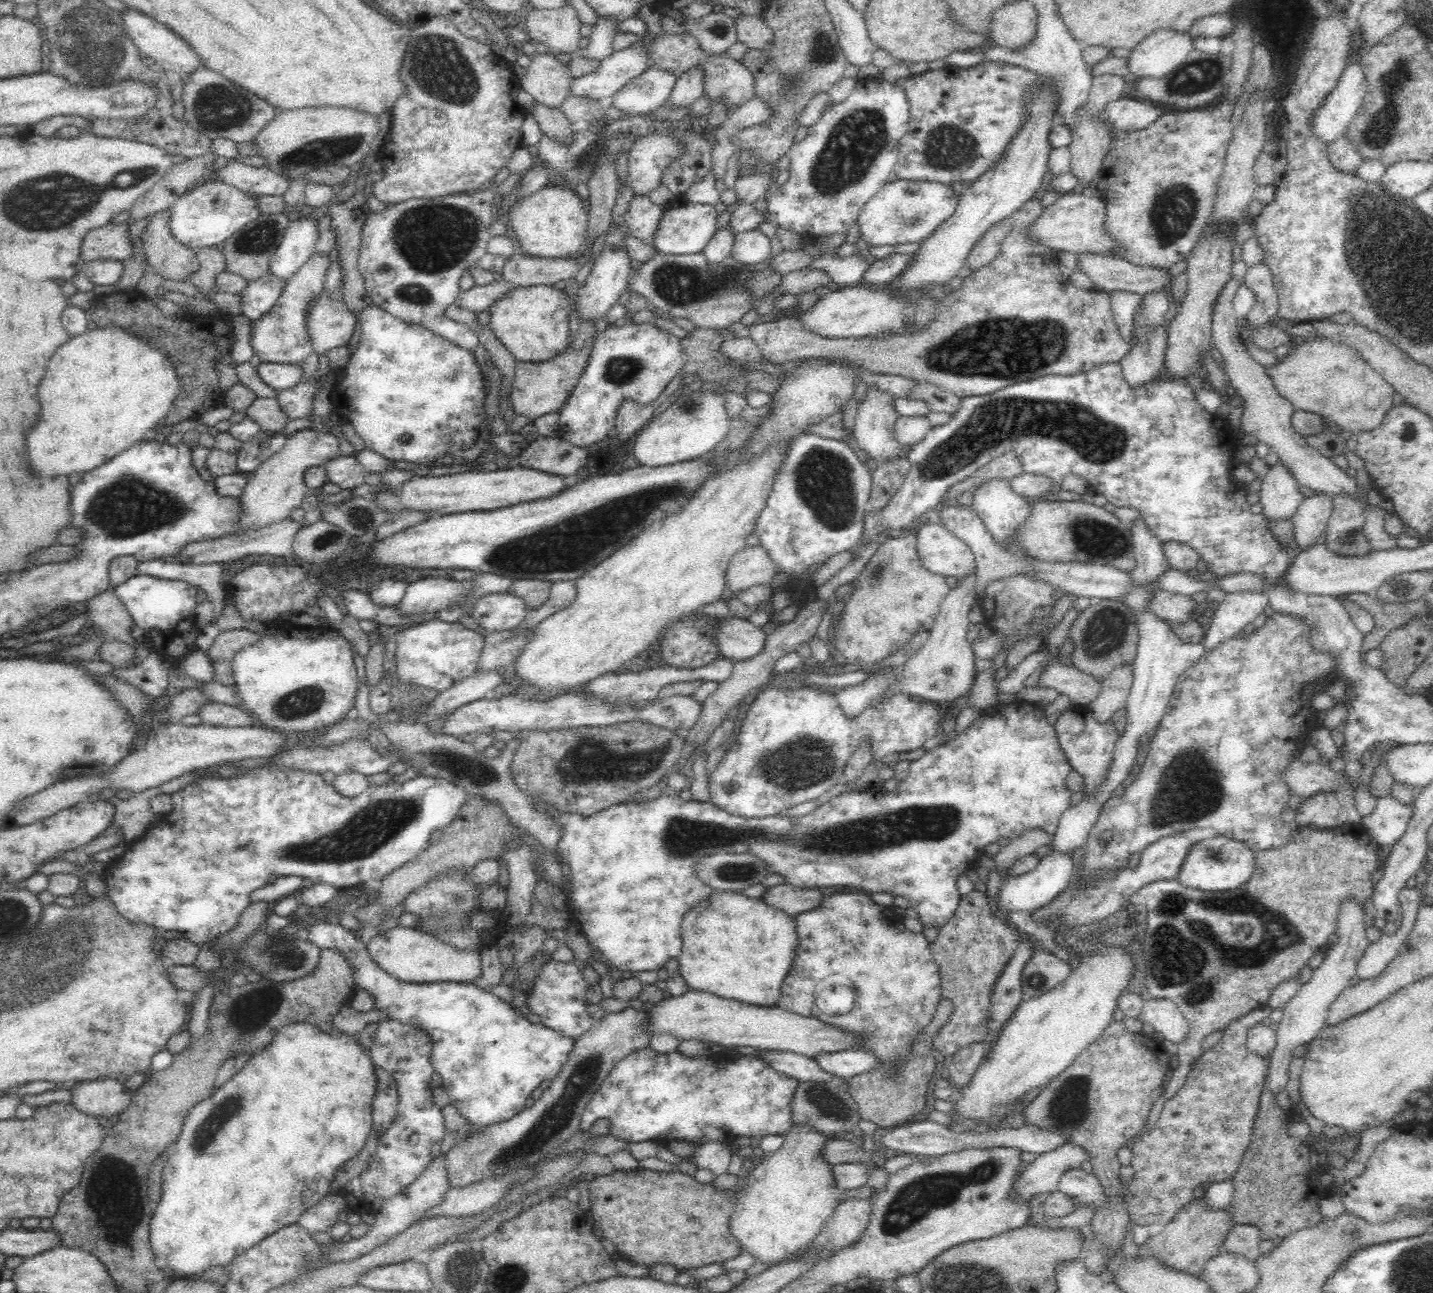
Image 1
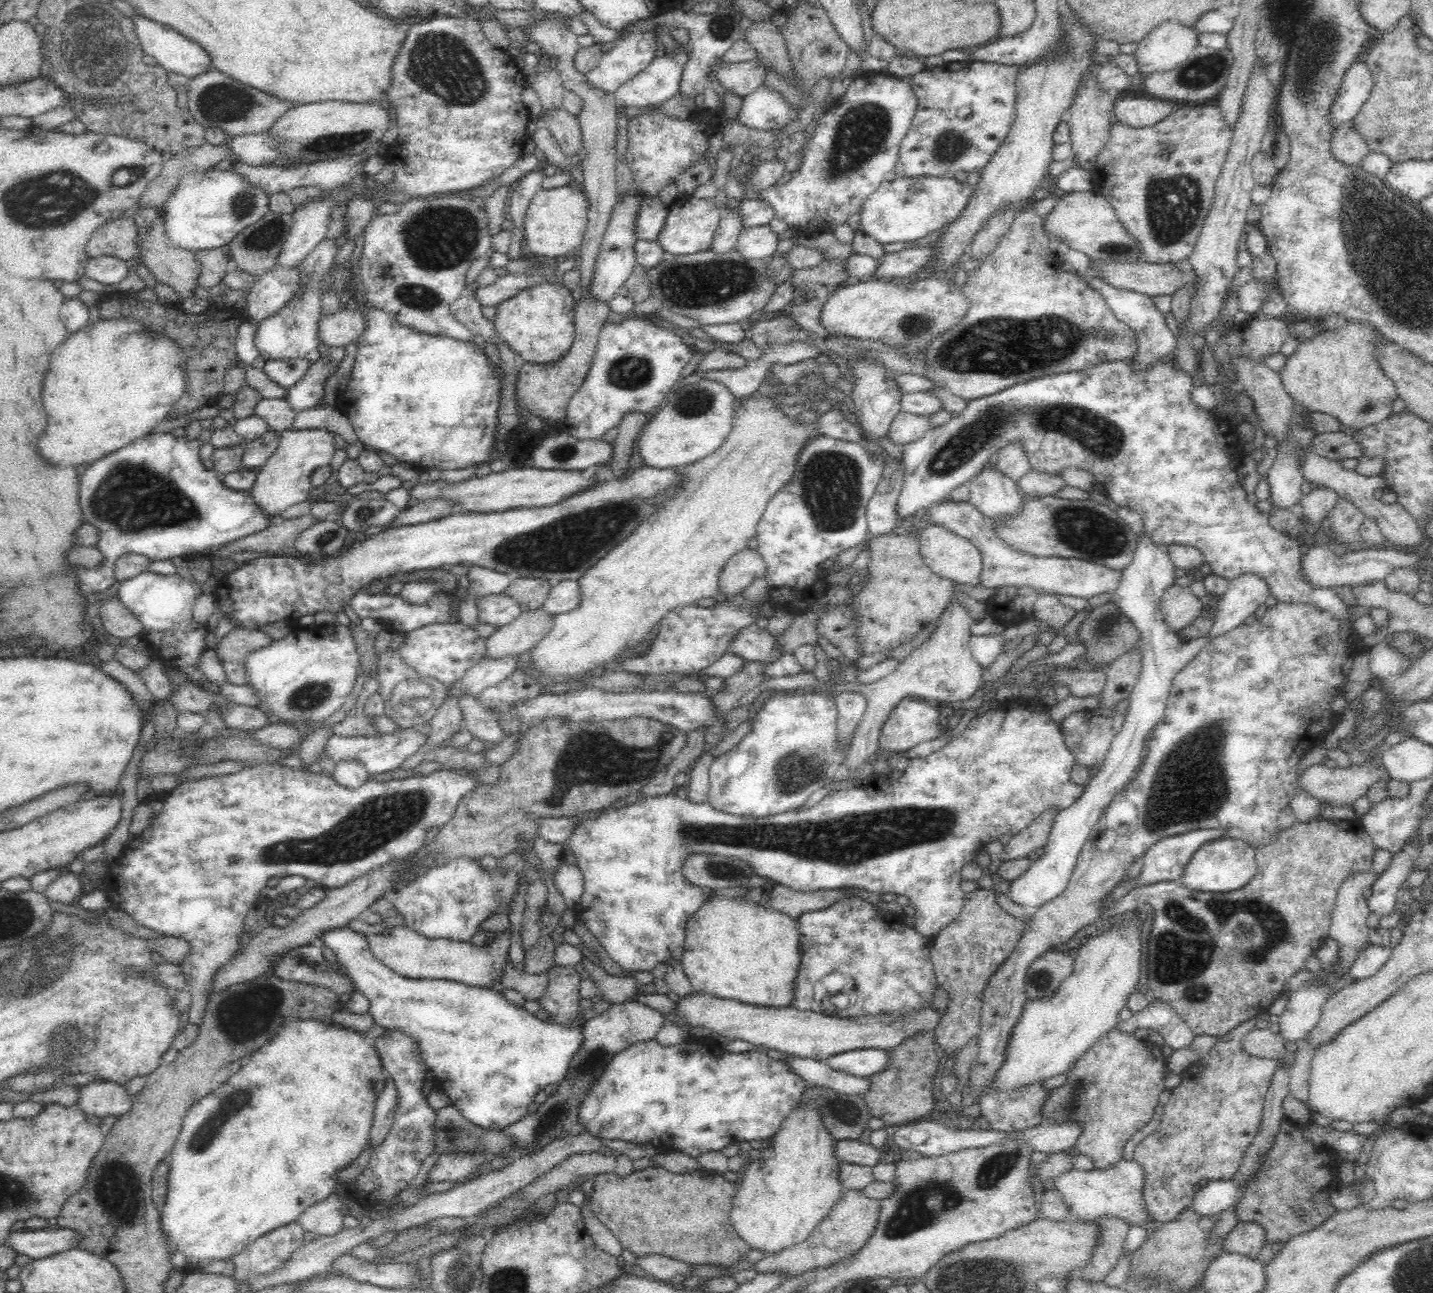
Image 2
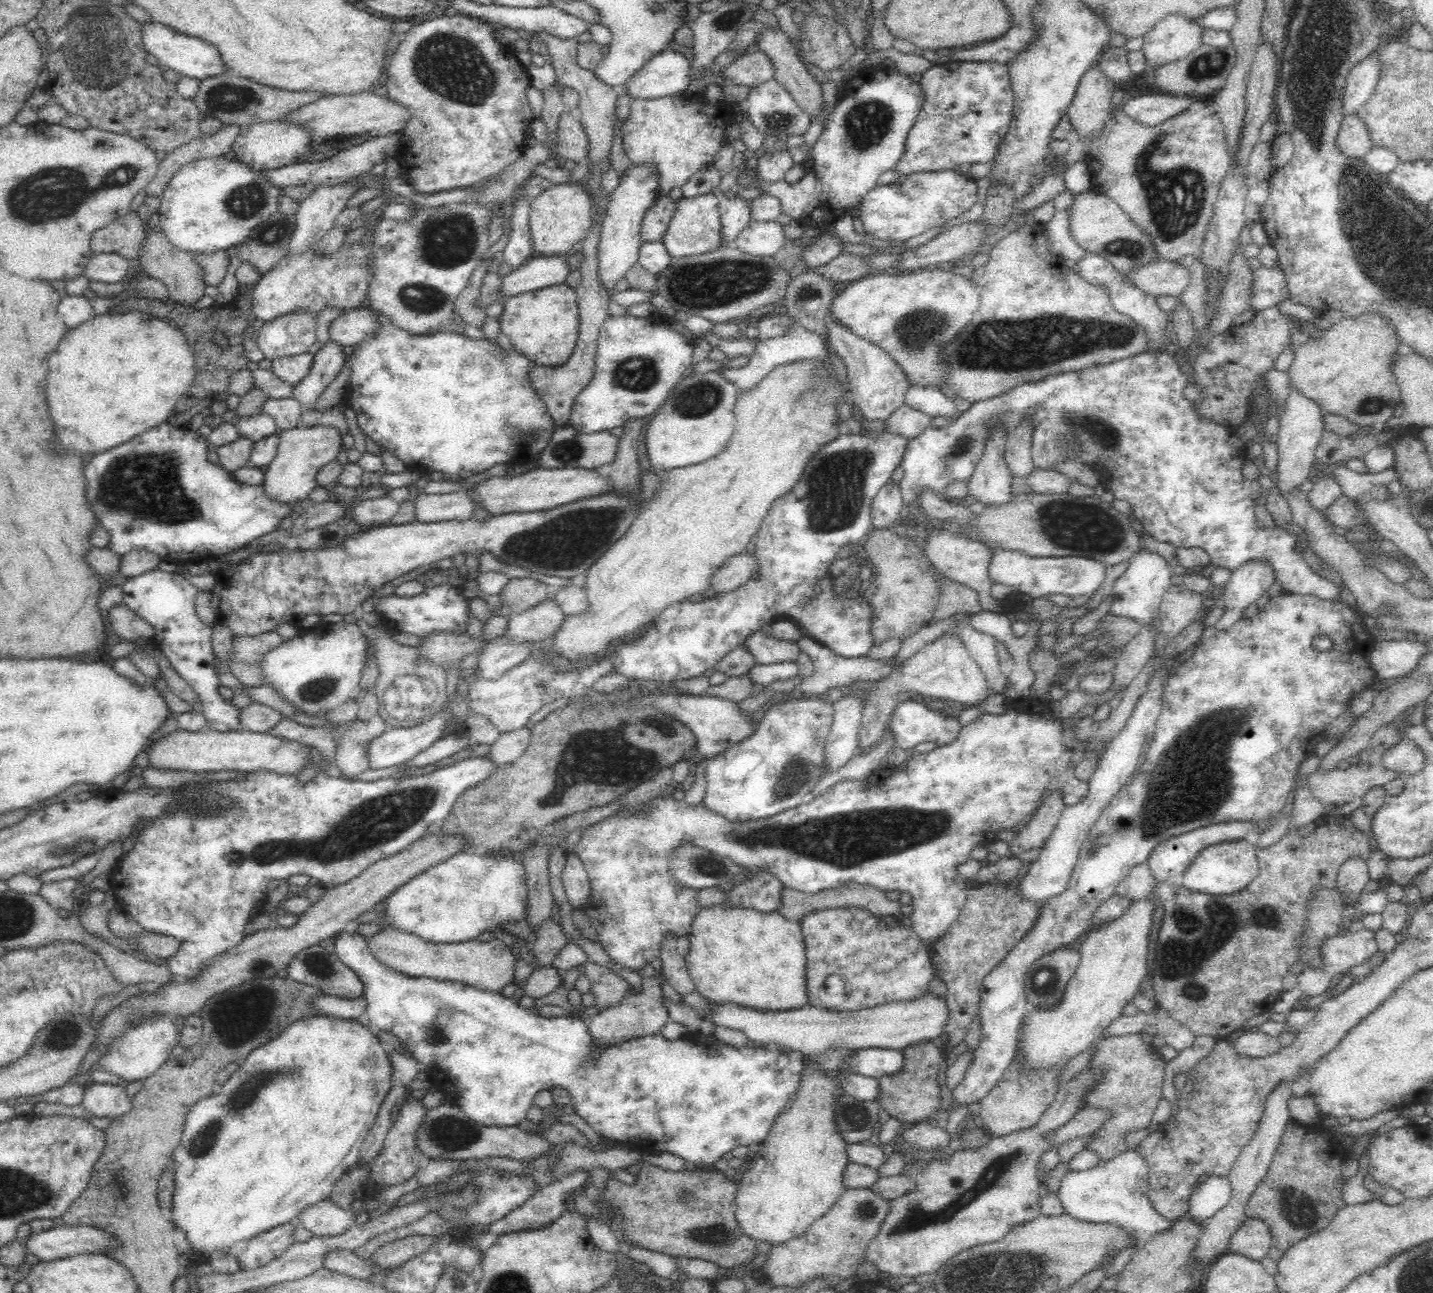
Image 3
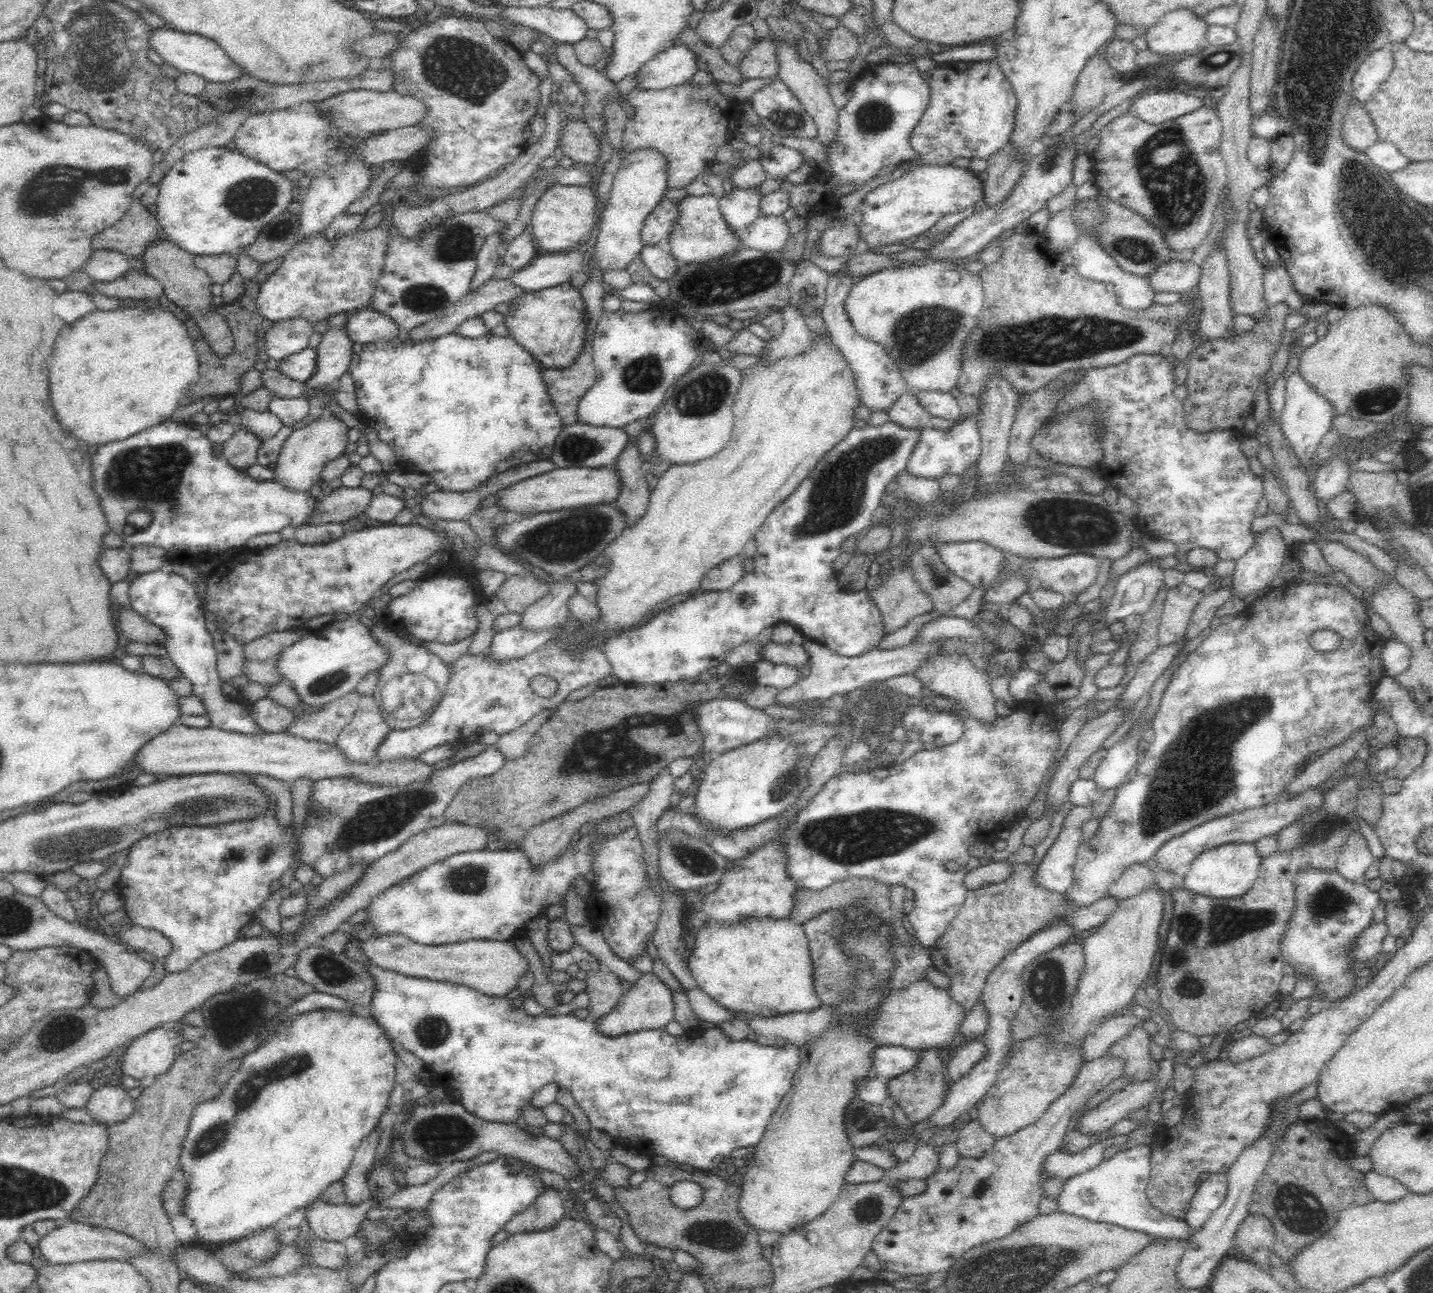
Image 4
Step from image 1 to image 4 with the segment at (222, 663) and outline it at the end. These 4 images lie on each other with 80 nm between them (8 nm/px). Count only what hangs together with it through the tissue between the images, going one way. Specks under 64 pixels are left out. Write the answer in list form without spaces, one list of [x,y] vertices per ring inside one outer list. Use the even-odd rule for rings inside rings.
[[[304,628],[294,632],[272,632],[242,644],[246,659],[242,675],[246,676],[249,682],[258,682],[263,685],[277,684],[283,679],[277,671],[278,655],[309,632],[310,630]]]

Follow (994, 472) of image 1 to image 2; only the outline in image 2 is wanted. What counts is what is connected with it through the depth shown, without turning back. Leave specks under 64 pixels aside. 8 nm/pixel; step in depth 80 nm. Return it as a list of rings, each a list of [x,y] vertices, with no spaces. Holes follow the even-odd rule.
[[[1019,442],[1006,444],[996,455],[991,457],[990,461],[992,466],[995,466],[1014,482],[1022,479],[1031,469],[1025,450]]]

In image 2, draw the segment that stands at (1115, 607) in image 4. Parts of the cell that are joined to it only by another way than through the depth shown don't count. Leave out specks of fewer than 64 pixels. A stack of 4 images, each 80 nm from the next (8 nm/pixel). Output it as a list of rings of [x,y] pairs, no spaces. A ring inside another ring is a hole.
[[[1146,534],[1137,538],[1132,562],[1121,570],[1118,588],[1112,593],[1112,600],[1118,610],[1124,613],[1140,632],[1141,667],[1138,680],[1126,700],[1127,713],[1120,732],[1113,738],[1110,750],[1106,752],[1102,765],[1094,772],[1087,789],[1067,809],[1057,812],[1053,826],[1044,846],[1044,854],[1032,862],[1030,869],[1010,882],[1008,898],[1017,905],[1030,911],[1051,902],[1066,890],[1077,859],[1088,841],[1093,827],[1099,822],[1104,809],[1112,799],[1125,787],[1125,784],[1135,776],[1140,758],[1146,751],[1146,736],[1153,732],[1154,727],[1164,716],[1166,702],[1172,680],[1188,662],[1196,658],[1208,641],[1210,634],[1196,640],[1182,643],[1176,633],[1168,629],[1159,602],[1164,590],[1174,583],[1175,566],[1167,555],[1164,547],[1154,543]]]

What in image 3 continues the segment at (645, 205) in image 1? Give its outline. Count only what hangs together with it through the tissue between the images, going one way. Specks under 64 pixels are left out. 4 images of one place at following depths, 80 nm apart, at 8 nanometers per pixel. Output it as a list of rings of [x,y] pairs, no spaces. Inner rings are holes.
[[[660,195],[655,204],[643,216],[639,233],[642,240],[646,242],[660,241],[668,228],[670,219],[676,210],[676,201]]]

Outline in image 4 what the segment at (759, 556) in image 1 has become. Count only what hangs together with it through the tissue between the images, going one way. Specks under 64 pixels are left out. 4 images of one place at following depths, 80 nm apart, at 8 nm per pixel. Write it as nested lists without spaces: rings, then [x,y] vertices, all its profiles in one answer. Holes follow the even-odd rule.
[[[738,554],[721,562],[718,566],[714,566],[714,568],[706,570],[706,574],[700,582],[701,587],[705,591],[728,590],[746,573],[742,567],[742,560],[744,560],[744,555]]]

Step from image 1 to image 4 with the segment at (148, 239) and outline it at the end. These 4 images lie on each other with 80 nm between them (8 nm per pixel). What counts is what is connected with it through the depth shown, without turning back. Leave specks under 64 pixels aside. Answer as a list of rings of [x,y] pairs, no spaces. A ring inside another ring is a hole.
[[[158,239],[144,249],[140,259],[144,261],[145,272],[162,283],[164,299],[170,299],[177,307],[186,311],[188,317],[192,317],[198,329],[202,331],[202,337],[206,339],[212,351],[220,357],[220,360],[225,360],[234,350],[233,332],[228,321],[211,305],[212,282],[208,273],[194,264],[194,257],[195,255],[180,249],[169,239]]]

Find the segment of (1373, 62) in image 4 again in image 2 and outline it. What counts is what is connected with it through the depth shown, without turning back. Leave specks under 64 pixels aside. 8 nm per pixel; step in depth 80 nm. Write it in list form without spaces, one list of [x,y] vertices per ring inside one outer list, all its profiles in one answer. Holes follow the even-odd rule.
[[[1356,61],[1348,68],[1329,110],[1329,120],[1334,130],[1342,122],[1353,120],[1370,96],[1372,87],[1372,73],[1363,61]]]

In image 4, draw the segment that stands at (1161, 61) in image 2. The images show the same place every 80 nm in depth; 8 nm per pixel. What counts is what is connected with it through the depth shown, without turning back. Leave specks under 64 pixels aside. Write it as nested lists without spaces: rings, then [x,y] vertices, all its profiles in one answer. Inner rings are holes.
[[[1179,9],[1166,14],[1144,37],[1147,49],[1154,54],[1184,54],[1196,51],[1205,44],[1207,22],[1190,9]]]

